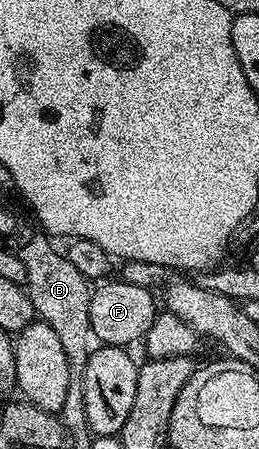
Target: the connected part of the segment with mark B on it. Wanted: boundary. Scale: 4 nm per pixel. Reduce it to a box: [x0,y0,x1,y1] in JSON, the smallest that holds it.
[16,233,103,394]

